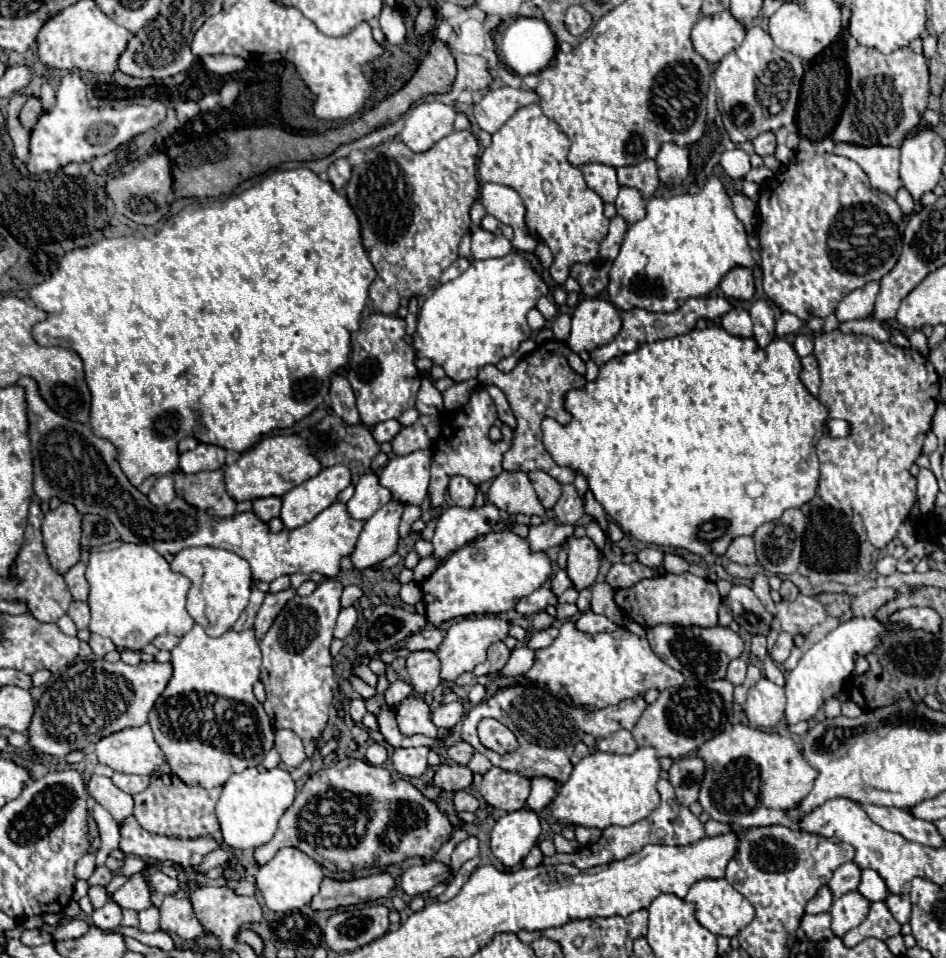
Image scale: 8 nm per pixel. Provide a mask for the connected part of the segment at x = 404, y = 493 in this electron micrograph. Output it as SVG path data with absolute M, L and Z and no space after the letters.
M415 451L403 457L391 457L379 473L379 483L391 491L391 499L405 505L421 505L429 487L431 451Z

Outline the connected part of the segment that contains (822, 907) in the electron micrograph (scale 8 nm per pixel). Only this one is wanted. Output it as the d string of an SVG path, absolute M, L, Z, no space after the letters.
M823 885L817 895L805 905L805 913L827 913L833 903L833 893L827 885Z

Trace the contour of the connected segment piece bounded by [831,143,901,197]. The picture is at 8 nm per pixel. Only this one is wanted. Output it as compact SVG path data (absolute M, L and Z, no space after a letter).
M835 143L831 153L843 155L843 157L859 163L859 167L869 177L871 187L887 193L889 197L895 197L897 189L901 187L899 149L897 147L881 147L881 145L857 147L857 145L849 145L849 143Z

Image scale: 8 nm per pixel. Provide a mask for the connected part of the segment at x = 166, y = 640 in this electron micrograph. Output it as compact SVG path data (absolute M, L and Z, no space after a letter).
M159 635L157 639L153 639L153 645L157 649L167 649L167 651L171 651L177 643L179 643L179 637L175 635Z

